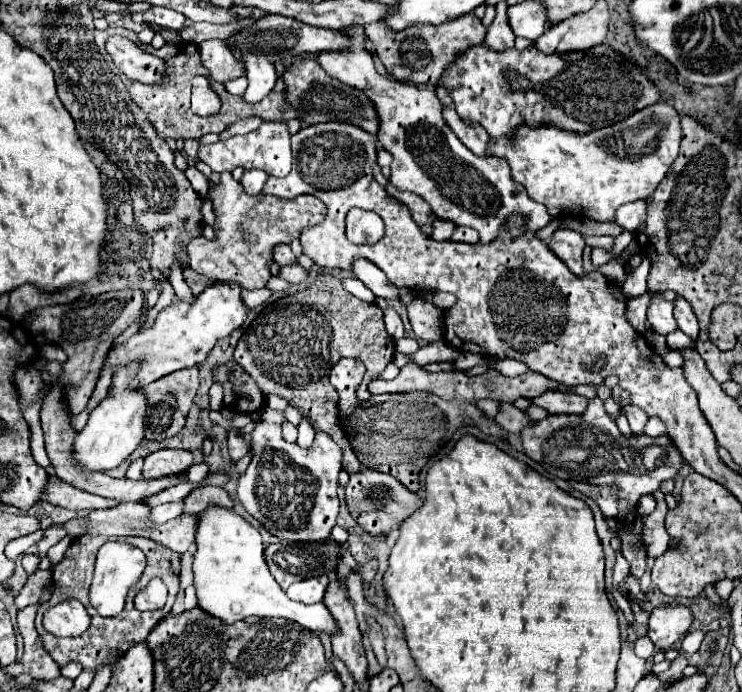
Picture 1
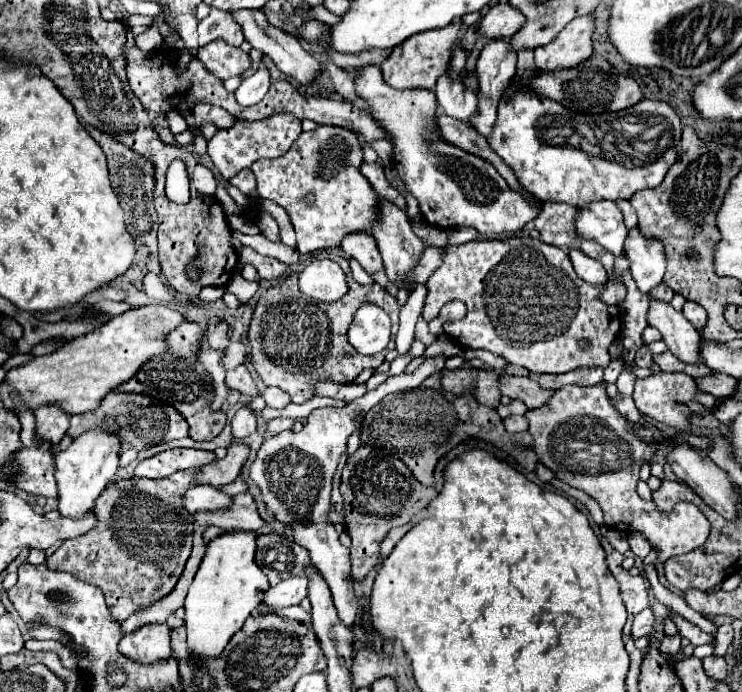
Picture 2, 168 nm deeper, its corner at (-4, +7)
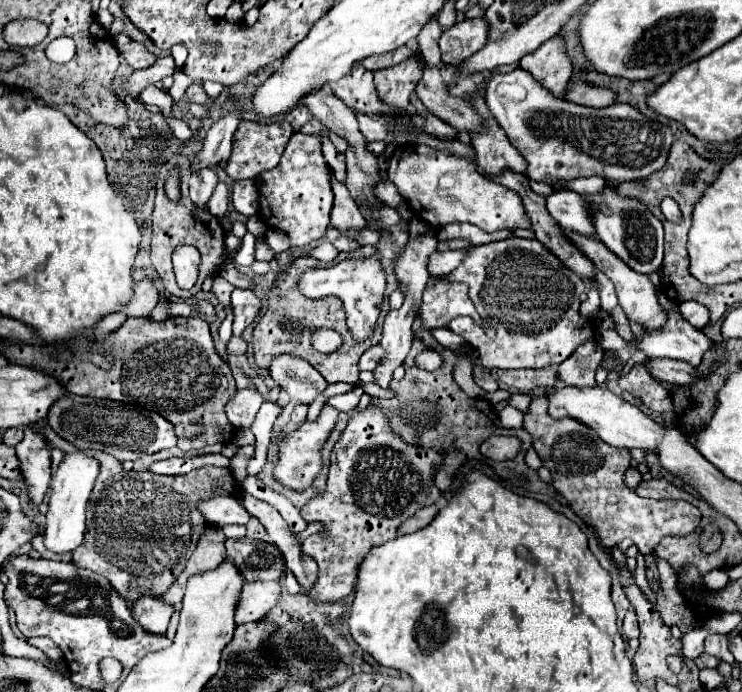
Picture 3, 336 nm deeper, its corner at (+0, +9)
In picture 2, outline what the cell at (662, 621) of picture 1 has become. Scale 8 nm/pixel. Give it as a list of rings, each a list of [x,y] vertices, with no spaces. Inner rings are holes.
[[[650,608],[642,610],[640,614],[634,616],[634,624],[632,624],[632,638],[640,638],[640,636],[648,636],[654,628],[654,614]]]

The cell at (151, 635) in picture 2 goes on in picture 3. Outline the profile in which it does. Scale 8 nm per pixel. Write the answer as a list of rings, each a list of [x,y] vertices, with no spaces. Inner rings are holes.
[[[144,596],[132,606],[132,616],[134,620],[150,634],[154,636],[164,636],[168,630],[168,622],[172,616],[174,608],[160,602],[154,596]]]

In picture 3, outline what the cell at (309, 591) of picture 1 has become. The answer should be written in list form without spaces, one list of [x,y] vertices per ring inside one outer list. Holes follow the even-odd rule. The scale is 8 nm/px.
[[[280,580],[274,582],[250,582],[242,588],[242,600],[238,602],[236,624],[256,622],[264,618],[280,600],[282,584]]]

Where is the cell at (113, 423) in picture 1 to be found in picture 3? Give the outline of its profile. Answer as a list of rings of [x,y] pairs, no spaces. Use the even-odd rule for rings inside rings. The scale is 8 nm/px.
[[[84,452],[66,454],[60,462],[58,470],[52,476],[52,492],[50,492],[50,510],[46,514],[46,530],[44,530],[44,544],[50,552],[72,552],[76,546],[82,544],[84,530],[86,530],[86,506],[92,494],[100,472],[100,462]]]

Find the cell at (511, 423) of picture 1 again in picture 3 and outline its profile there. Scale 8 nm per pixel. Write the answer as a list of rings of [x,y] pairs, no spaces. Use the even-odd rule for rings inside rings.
[[[504,406],[500,412],[500,422],[504,428],[522,428],[524,424],[524,412],[512,408],[512,406]]]

